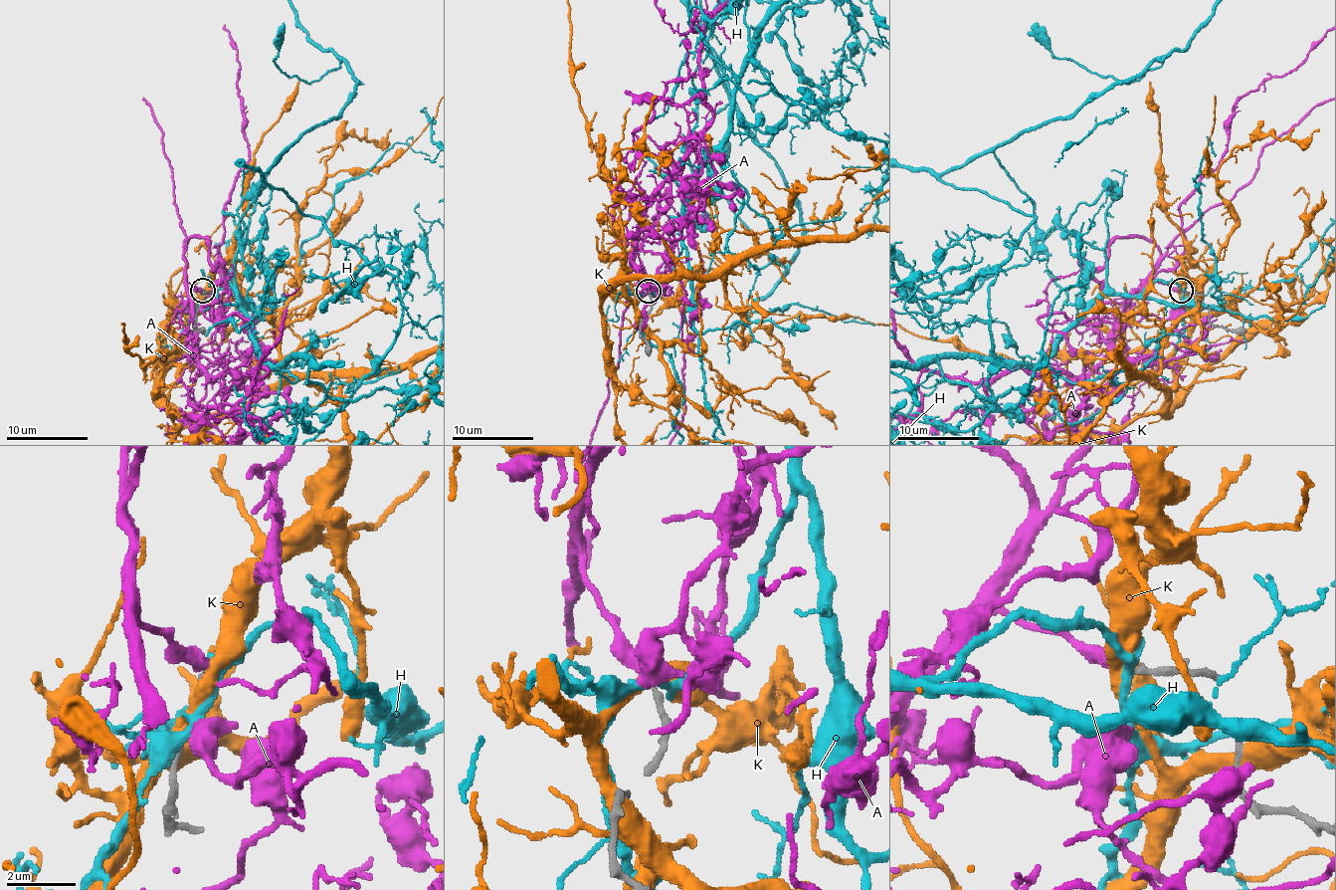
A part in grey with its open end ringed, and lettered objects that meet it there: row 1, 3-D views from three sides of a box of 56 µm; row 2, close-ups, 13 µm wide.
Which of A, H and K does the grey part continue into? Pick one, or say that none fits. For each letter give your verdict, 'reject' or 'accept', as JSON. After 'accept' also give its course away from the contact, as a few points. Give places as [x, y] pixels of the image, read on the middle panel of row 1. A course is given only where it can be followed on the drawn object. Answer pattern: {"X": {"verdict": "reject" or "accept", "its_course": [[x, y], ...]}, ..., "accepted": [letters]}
{"A": {"verdict": "accept"}, "H": {"verdict": "reject"}, "K": {"verdict": "reject"}, "accepted": ["A"]}

